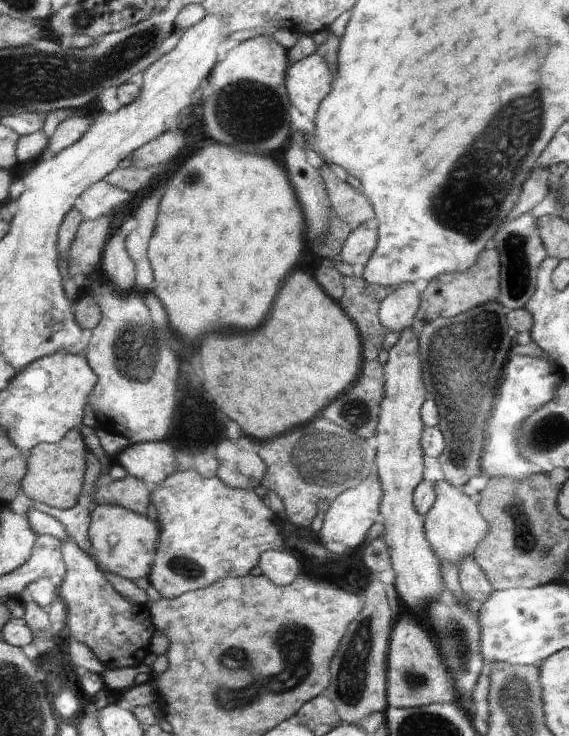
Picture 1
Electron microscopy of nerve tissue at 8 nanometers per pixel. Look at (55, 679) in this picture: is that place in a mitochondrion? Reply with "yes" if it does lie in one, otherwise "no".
yes

